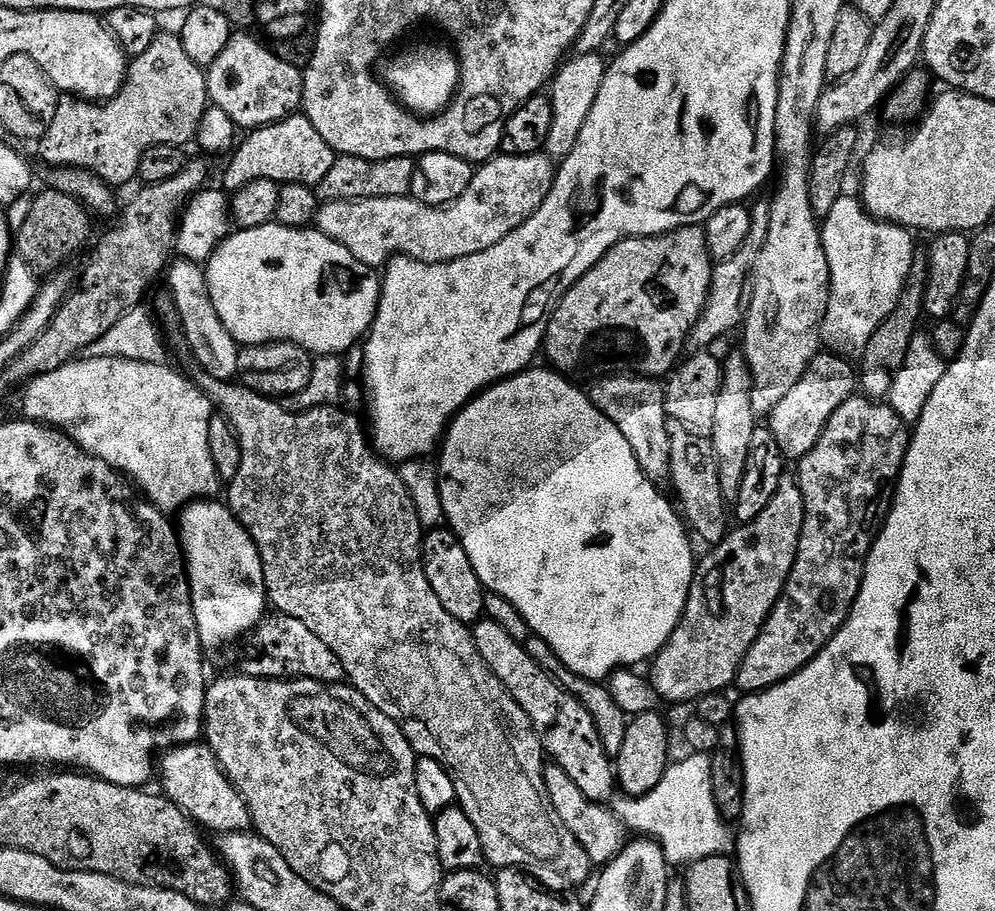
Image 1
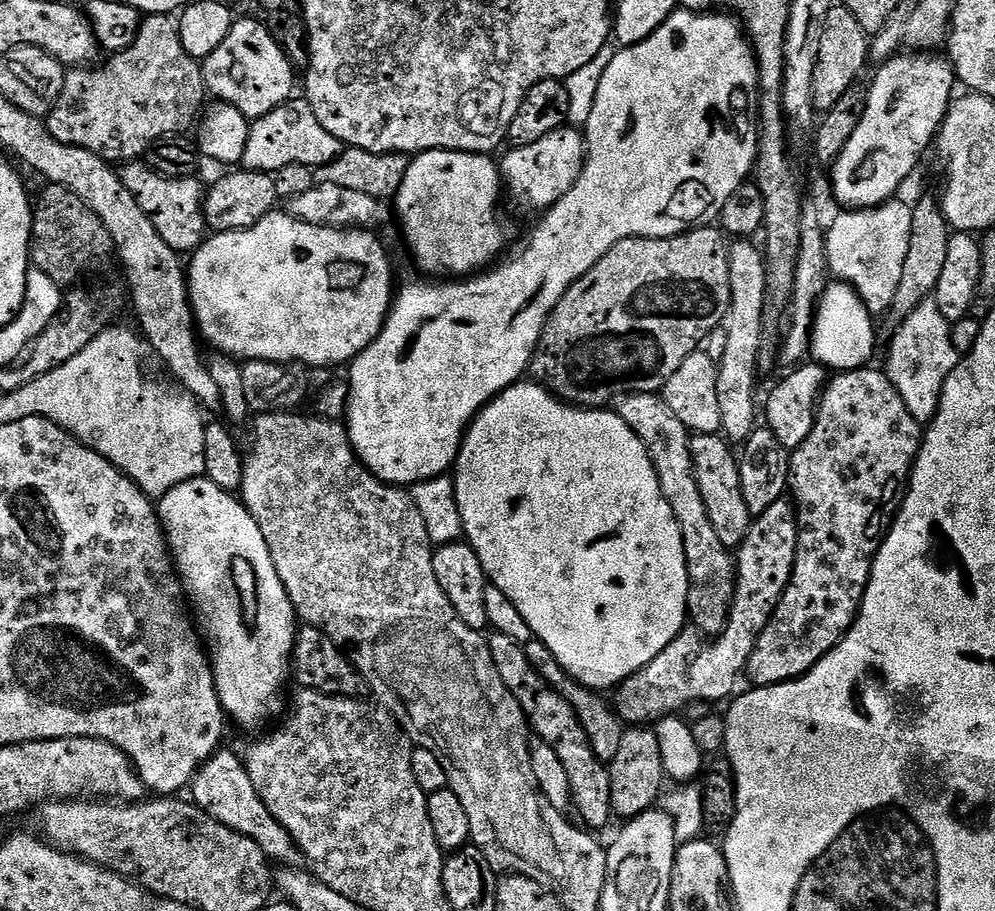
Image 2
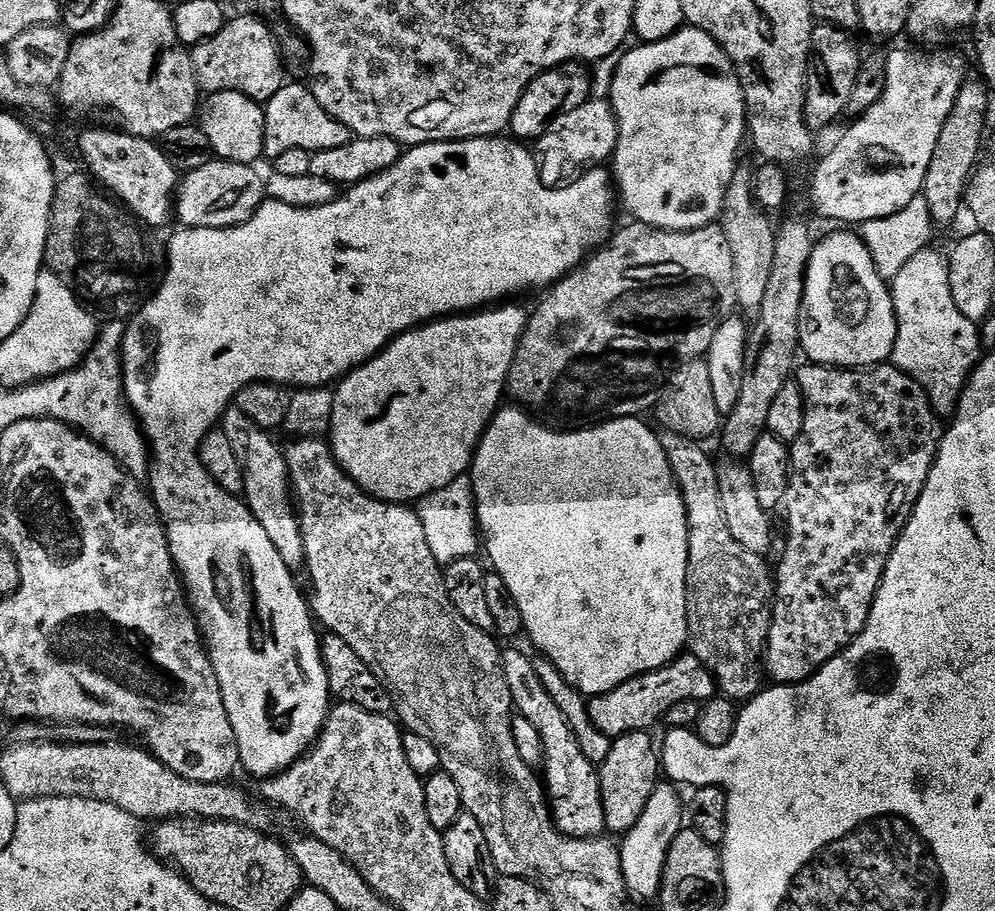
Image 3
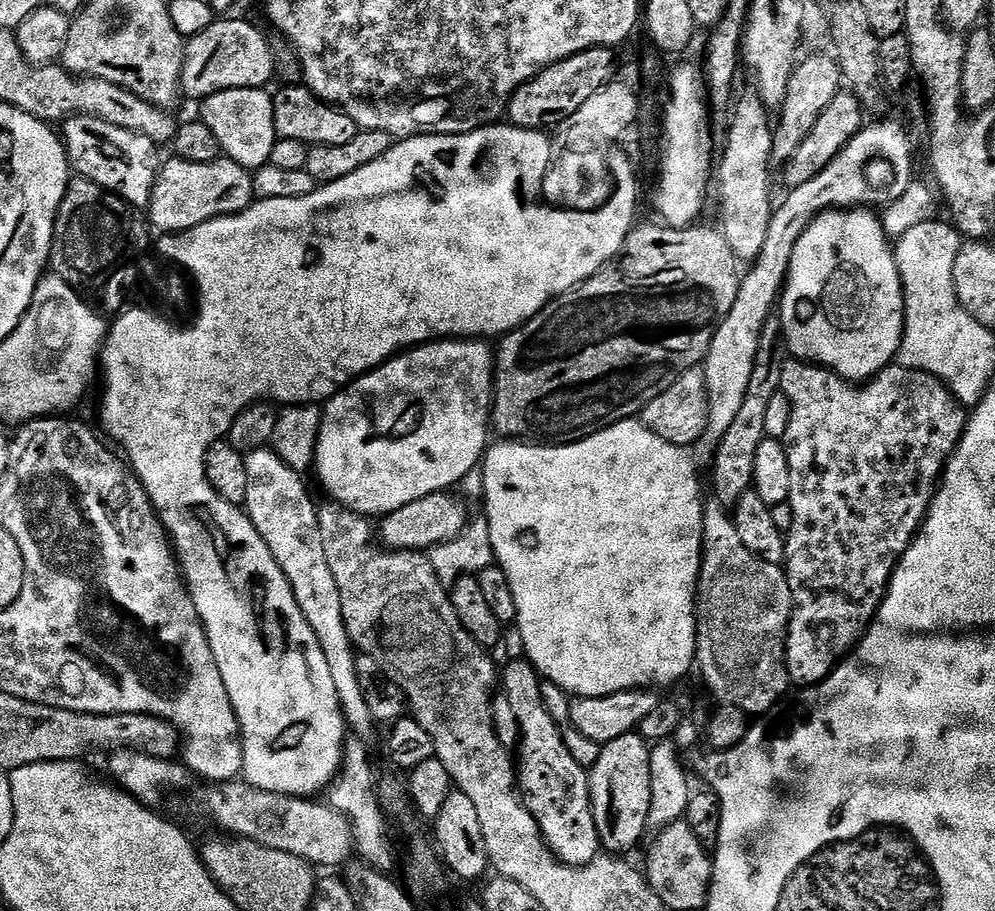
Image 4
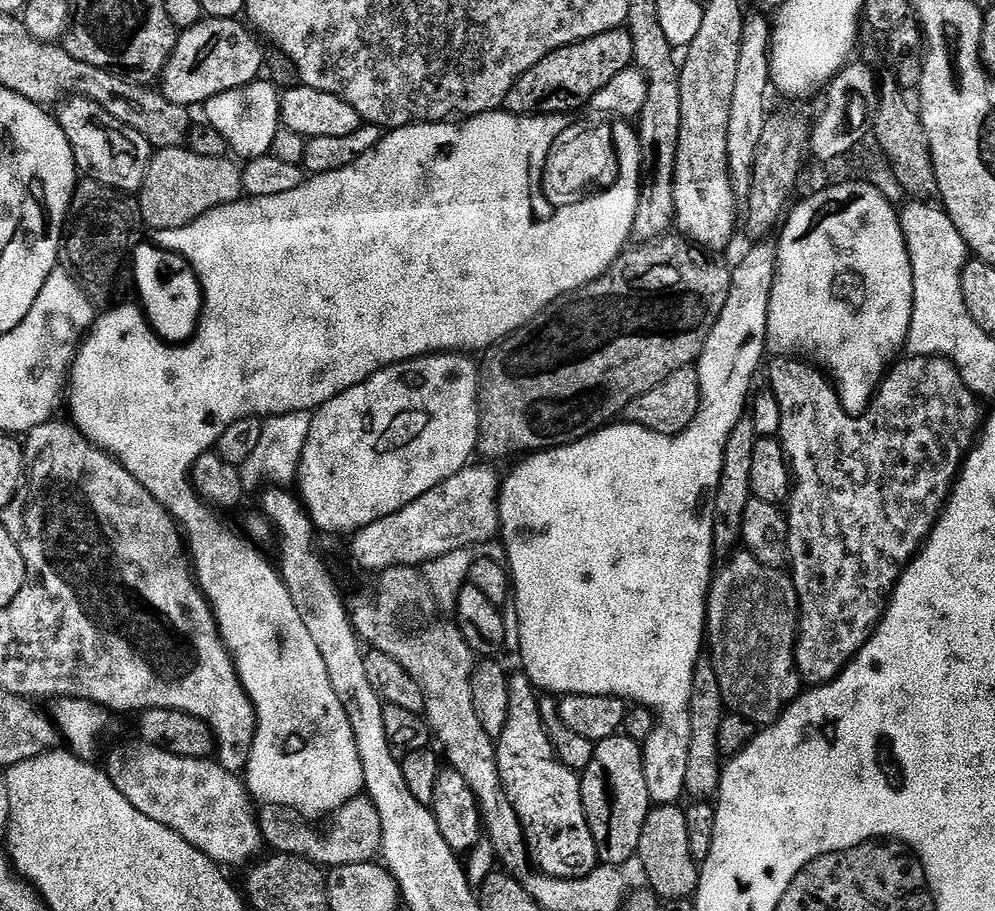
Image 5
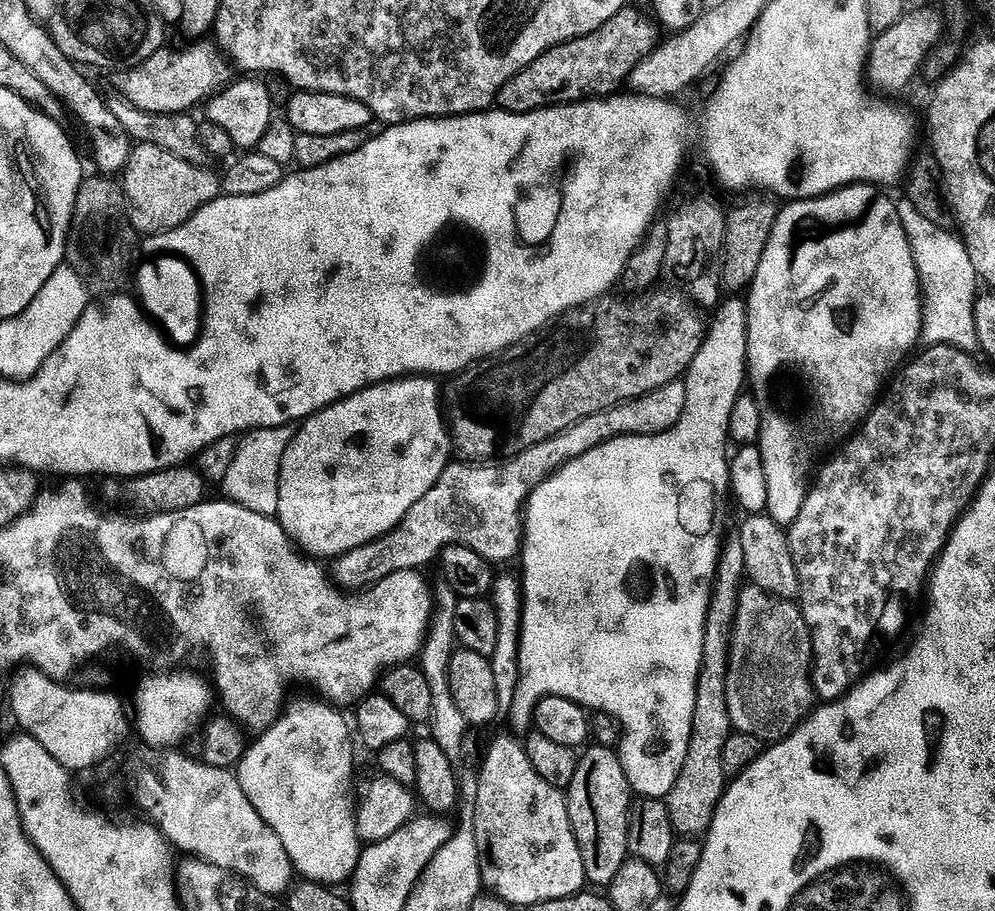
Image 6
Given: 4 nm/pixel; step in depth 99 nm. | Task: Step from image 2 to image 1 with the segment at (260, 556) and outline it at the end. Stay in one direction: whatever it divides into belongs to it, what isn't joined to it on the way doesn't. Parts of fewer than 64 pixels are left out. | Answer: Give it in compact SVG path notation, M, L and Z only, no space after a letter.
M215 499L198 500L189 503L179 513L178 535L184 549L184 562L188 569L188 585L192 591L192 609L200 631L200 643L205 649L220 648L227 640L247 637L260 627L270 608L268 588L264 585L262 558L250 538L250 534L228 509L227 503L215 504Z

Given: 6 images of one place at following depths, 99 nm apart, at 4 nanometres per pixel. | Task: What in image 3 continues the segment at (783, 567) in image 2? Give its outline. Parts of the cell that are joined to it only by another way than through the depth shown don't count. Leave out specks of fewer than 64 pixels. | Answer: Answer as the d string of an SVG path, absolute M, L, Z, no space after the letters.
M681 654L666 666L643 672L632 680L622 682L614 690L591 697L588 700L588 717L598 730L602 730L602 734L613 738L631 732L648 732L675 704L684 704L687 700L711 700L717 692L716 679L704 663L694 655Z

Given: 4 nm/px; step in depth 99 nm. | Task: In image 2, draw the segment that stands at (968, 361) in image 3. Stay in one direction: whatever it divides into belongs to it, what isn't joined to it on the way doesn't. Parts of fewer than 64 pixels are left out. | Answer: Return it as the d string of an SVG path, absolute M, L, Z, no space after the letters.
M934 300L919 304L896 329L884 371L902 394L910 414L921 424L931 423L940 408L941 393L950 374L960 364L962 356L952 340L951 323Z

